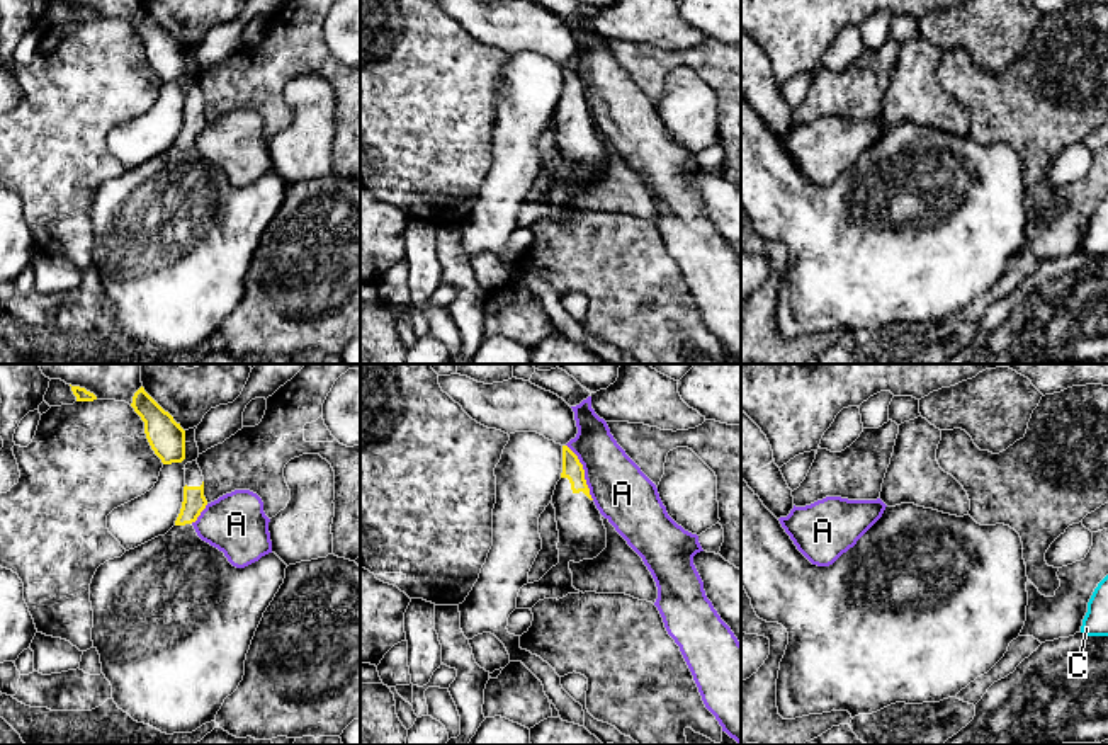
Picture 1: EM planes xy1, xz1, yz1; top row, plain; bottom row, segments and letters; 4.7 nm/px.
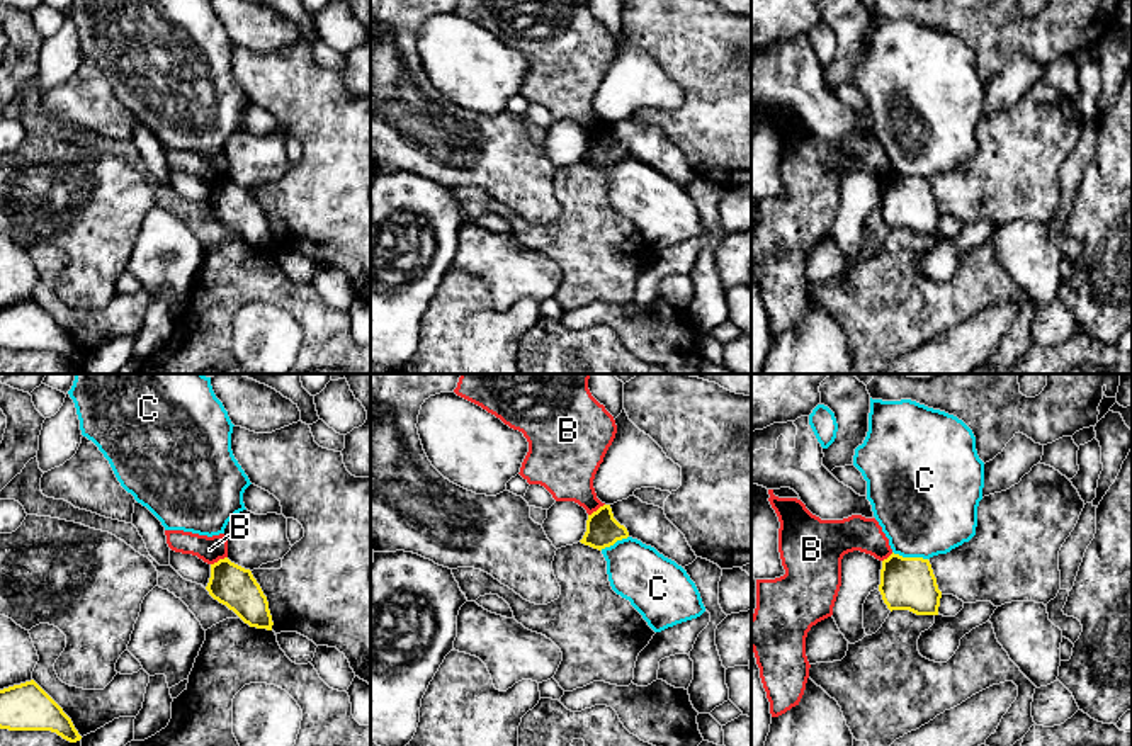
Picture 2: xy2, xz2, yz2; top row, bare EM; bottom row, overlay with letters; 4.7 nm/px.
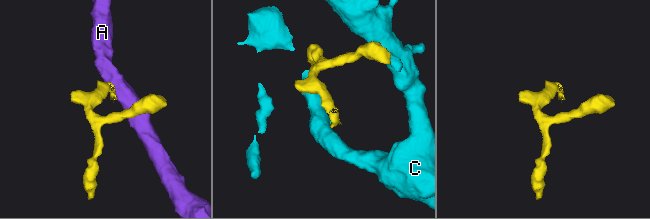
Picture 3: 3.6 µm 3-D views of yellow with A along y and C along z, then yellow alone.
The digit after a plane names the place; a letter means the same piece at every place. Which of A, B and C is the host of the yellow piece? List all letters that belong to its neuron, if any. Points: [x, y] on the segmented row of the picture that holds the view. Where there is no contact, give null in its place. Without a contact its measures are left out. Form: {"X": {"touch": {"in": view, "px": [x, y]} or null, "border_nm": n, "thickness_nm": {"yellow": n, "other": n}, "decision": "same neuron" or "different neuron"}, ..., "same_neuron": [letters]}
{"A": {"touch": {"in": "xz1", "px": [583, 472]}, "border_nm": 300, "thickness_nm": {"yellow": 100, "other": 280}, "decision": "different neuron"}, "B": {"touch": {"in": "xy2", "px": [220, 559]}, "border_nm": 90, "thickness_nm": {"yellow": 200, "other": 120}, "decision": "different neuron"}, "C": {"touch": {"in": "yz2", "px": [910, 558]}, "border_nm": 170, "thickness_nm": {"yellow": 260, "other": 460}, "decision": "different neuron"}, "same_neuron": []}

